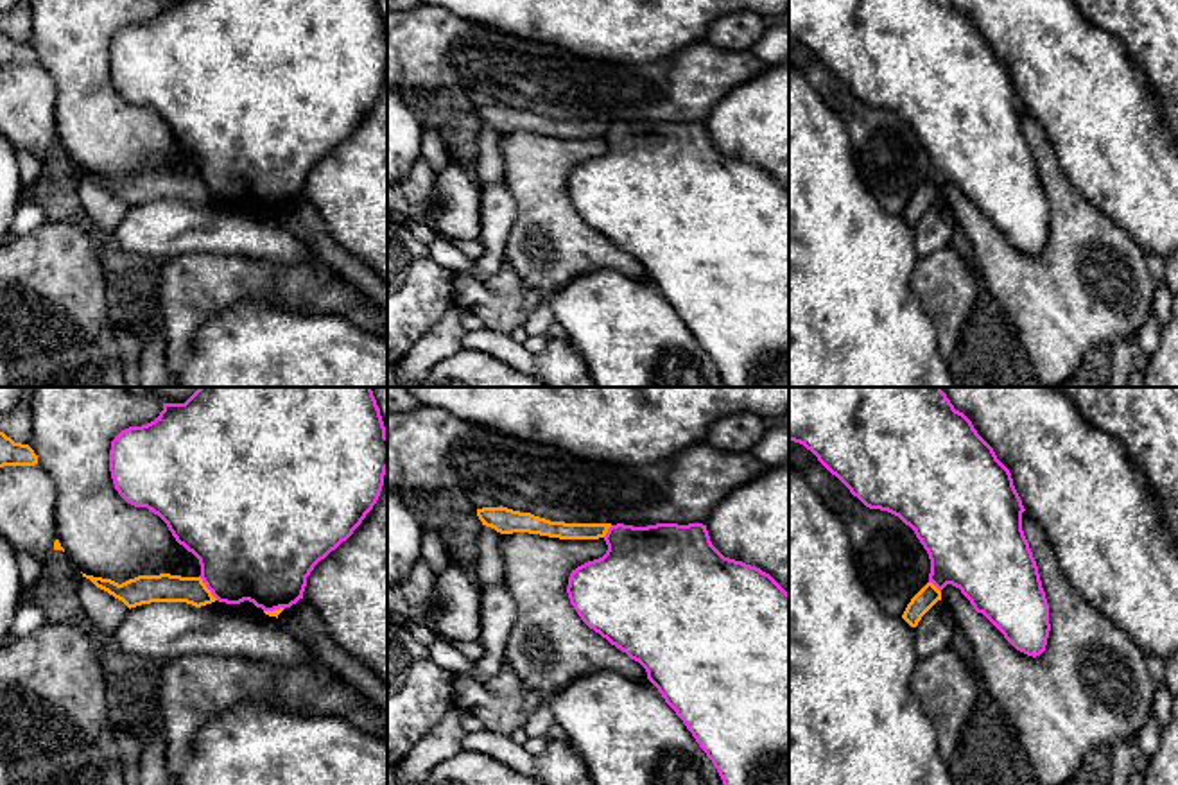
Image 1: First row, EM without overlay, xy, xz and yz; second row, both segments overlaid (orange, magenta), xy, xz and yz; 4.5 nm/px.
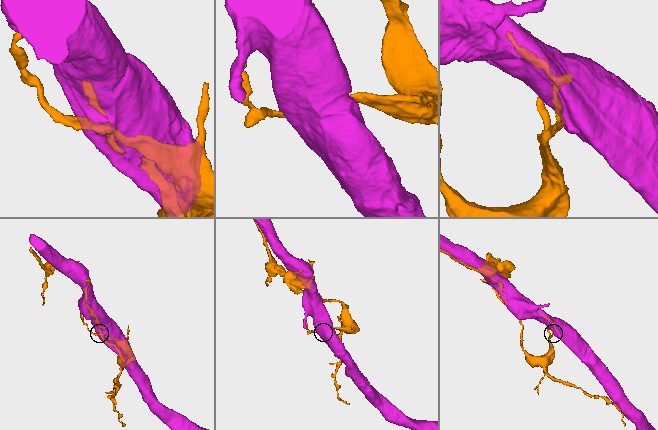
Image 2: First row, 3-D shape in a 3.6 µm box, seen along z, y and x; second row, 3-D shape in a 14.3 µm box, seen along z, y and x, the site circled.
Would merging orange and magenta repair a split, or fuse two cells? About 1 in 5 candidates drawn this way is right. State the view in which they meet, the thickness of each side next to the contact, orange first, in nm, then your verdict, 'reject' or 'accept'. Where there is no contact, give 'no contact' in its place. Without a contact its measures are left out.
contact in xy; calibres 130 and 440 nm; reject

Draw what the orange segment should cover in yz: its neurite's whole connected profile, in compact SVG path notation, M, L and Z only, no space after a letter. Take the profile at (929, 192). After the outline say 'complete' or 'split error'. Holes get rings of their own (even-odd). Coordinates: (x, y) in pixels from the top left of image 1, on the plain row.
M927 181L907 203L902 217L911 224L916 226L922 215L938 201L941 199L941 190L932 183Z; complete

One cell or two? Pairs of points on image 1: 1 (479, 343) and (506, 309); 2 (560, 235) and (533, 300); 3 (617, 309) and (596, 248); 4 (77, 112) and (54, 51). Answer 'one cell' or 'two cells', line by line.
1: two cells
2: two cells
3: two cells
4: one cell

